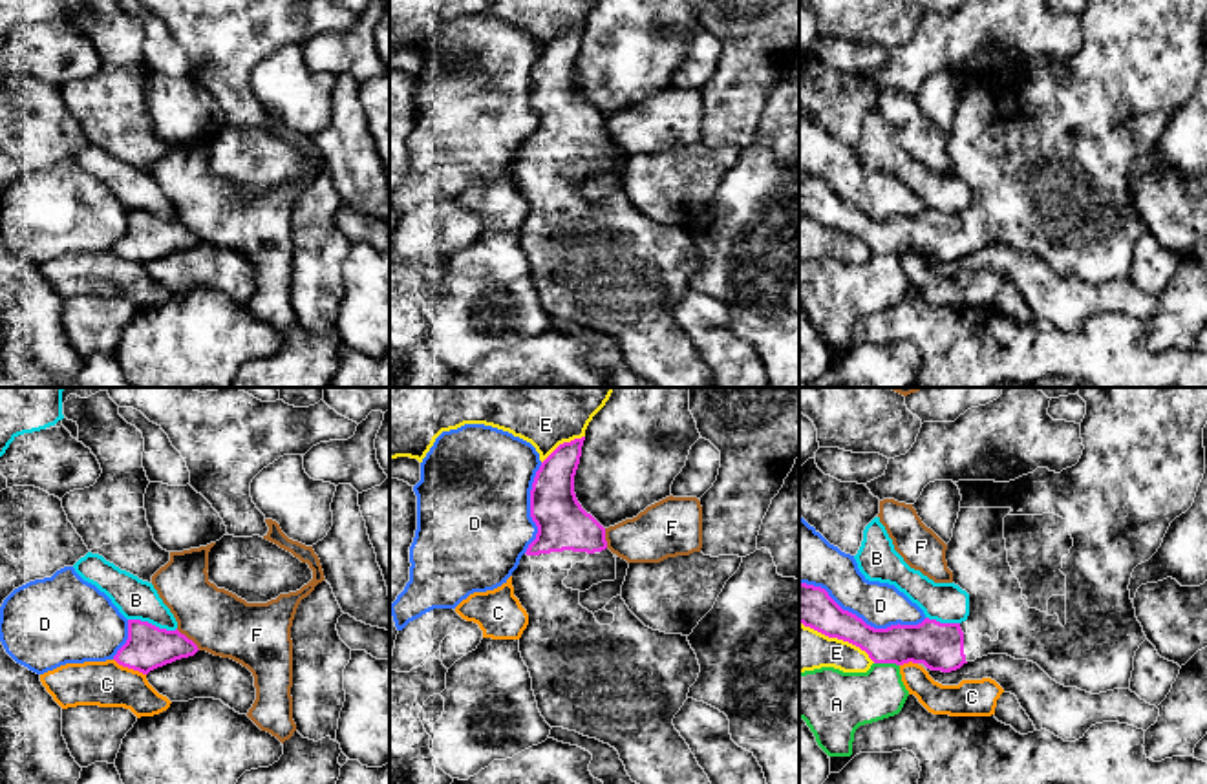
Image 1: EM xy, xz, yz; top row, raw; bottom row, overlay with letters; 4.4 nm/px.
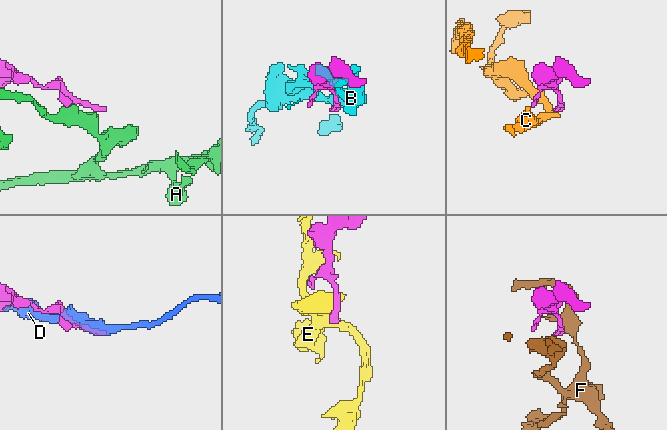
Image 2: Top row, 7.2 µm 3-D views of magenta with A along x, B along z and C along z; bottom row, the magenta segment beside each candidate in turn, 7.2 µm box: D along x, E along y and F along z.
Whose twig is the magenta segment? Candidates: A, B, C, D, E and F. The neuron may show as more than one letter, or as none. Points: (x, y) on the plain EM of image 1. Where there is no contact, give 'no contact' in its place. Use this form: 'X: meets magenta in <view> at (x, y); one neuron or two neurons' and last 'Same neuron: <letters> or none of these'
A: meets magenta in yz at (887, 253); two neurons
B: meets magenta in xy at (150, 214); two neurons
C: meets magenta in xy at (130, 258); two neurons
D: meets magenta in yz at (862, 211); two neurons
E: meets magenta in yz at (838, 229); two neurons
F: meets magenta in xy at (187, 229); two neurons
Same neuron: none of these

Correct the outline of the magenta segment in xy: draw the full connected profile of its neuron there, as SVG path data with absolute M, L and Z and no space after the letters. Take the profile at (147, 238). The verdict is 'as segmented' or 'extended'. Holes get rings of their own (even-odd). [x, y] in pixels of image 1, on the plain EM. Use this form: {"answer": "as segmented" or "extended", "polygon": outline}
{"answer": "as segmented", "polygon": "M128 210L128 230L113 250L123 258L148 265L157 258L194 247L198 241L198 236L177 219L166 221L148 212Z"}

